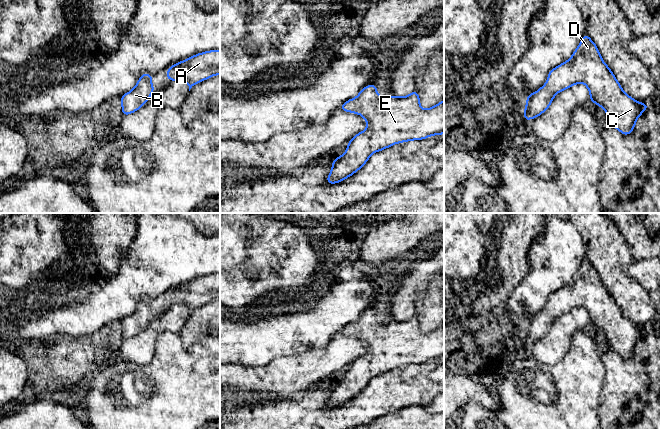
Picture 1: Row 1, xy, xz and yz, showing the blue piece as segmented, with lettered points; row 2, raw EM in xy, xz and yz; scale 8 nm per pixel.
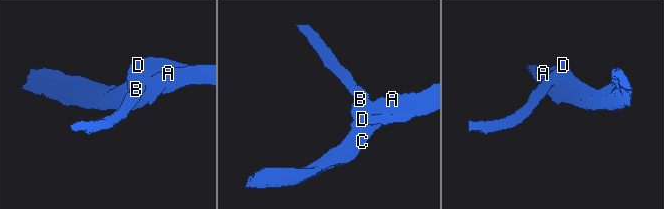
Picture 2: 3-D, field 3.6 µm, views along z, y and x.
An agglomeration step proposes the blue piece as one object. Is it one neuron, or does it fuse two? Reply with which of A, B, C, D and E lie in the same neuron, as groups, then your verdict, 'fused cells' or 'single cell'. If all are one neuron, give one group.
A B C D E; single cell

